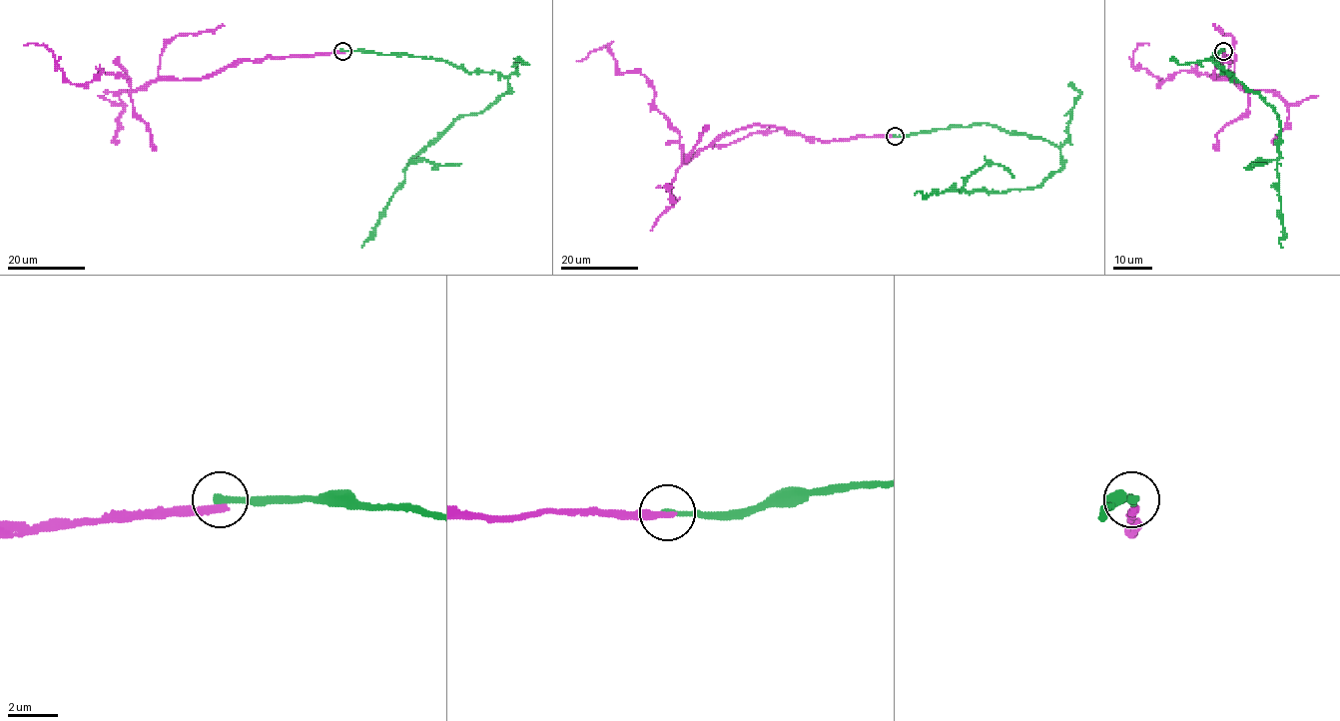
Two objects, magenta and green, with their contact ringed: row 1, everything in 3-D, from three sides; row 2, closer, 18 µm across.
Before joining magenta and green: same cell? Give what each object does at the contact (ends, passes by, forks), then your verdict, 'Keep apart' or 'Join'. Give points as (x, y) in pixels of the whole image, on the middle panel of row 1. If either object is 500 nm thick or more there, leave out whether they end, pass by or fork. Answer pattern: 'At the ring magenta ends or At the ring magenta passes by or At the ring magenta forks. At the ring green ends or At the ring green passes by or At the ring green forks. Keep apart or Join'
At the ring magenta ends. At the ring green ends. Keep apart

